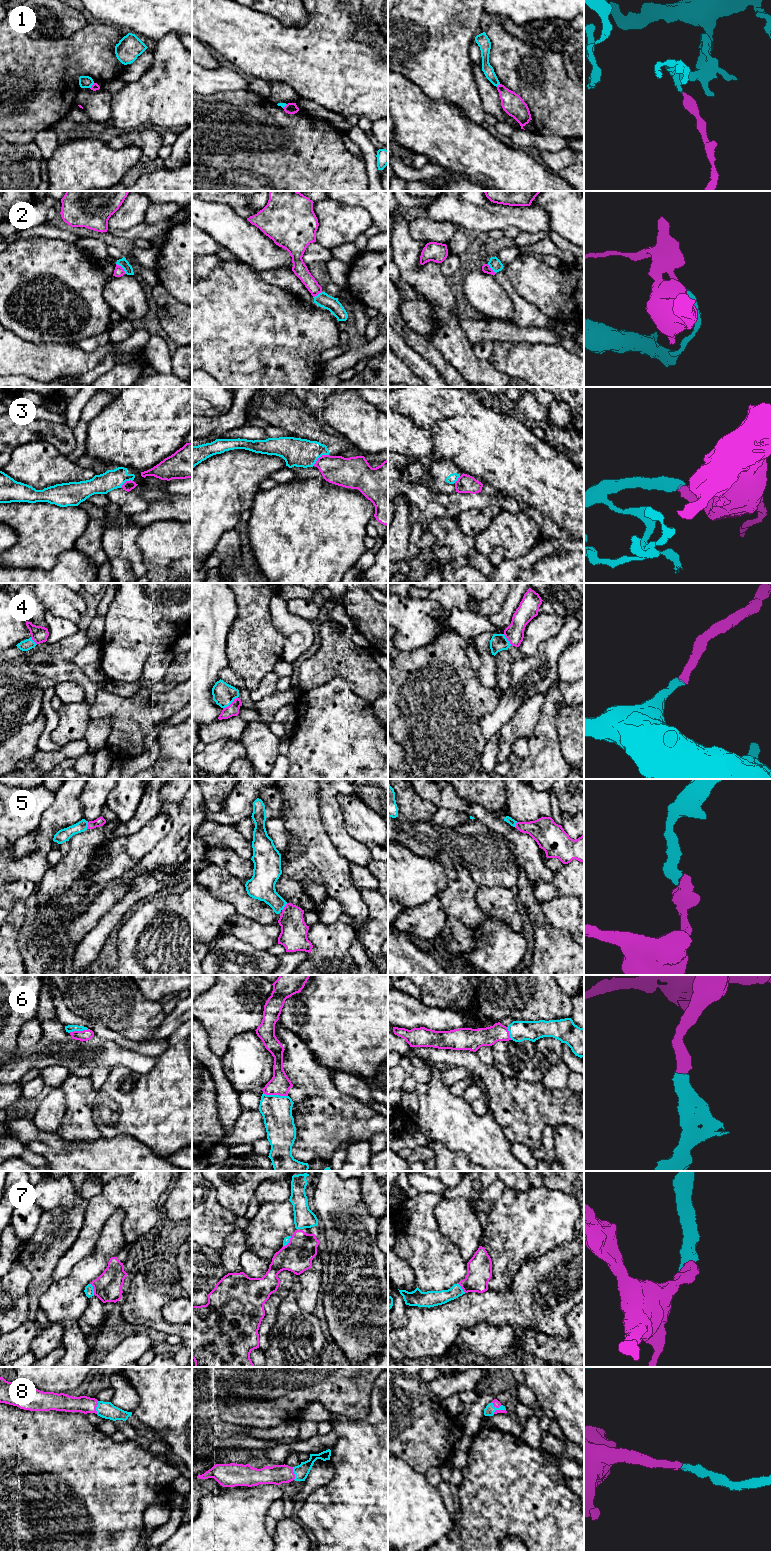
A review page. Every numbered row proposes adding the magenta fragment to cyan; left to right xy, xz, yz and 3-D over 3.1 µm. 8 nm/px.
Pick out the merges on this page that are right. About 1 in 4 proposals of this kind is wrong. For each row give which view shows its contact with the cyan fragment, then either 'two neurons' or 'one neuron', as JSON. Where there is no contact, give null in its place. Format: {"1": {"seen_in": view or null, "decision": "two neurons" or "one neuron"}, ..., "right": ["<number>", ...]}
{"1": {"seen_in": "yz", "decision": "two neurons"}, "2": {"seen_in": "xy", "decision": "two neurons"}, "3": {"seen_in": "xz", "decision": "one neuron"}, "4": {"seen_in": "xz", "decision": "one neuron"}, "5": {"seen_in": "xz", "decision": "one neuron"}, "6": {"seen_in": "xz", "decision": "one neuron"}, "7": {"seen_in": "xy", "decision": "one neuron"}, "8": {"seen_in": "xy", "decision": "one neuron"}, "right": ["3", "4", "5", "6", "7", "8"]}

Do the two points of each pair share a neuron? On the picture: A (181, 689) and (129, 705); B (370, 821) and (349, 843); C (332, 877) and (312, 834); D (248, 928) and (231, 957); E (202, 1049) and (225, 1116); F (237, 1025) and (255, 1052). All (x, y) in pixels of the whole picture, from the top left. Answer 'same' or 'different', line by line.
A: same
B: different
C: same
D: different
E: same
F: different

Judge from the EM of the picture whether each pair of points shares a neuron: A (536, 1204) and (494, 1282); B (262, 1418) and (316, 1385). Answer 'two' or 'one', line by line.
A: one
B: one

